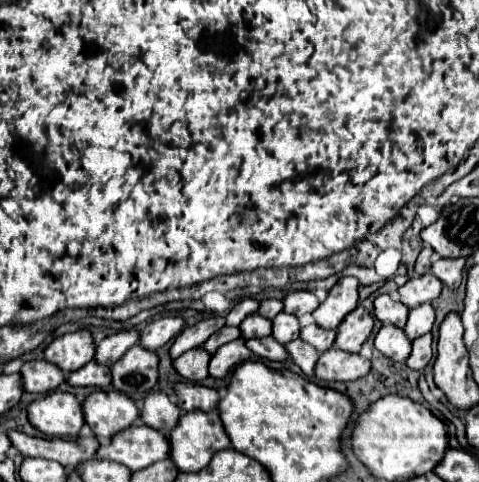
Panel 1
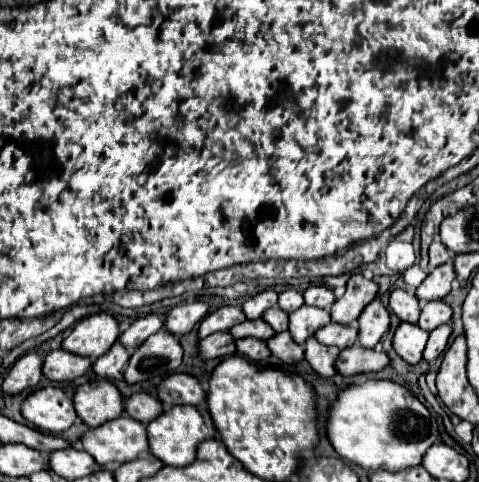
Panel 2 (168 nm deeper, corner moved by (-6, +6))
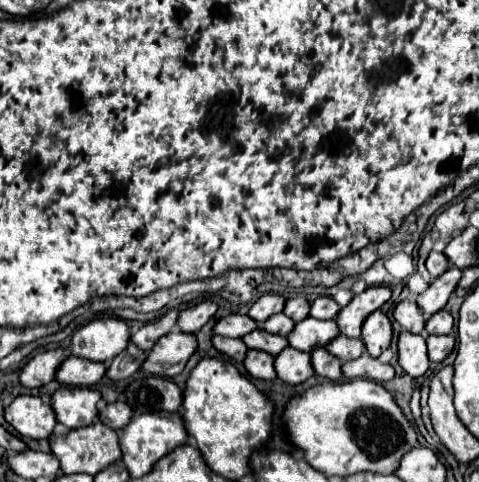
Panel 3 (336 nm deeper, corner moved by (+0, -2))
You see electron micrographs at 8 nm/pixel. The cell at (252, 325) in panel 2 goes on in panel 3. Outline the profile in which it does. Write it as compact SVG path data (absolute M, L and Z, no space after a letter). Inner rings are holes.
M257 328L257 330L249 332L249 334L245 334L241 340L245 342L247 348L263 350L263 352L267 352L267 354L271 354L271 356L277 356L277 354L289 344L287 338L283 338L283 336L275 336L275 334L269 334L269 332L265 332L263 328Z

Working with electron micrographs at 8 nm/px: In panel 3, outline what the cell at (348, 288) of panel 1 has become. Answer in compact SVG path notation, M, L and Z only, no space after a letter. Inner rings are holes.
M371 286L365 288L361 294L355 294L349 306L341 308L341 312L337 314L339 332L349 338L359 338L365 318L371 312L379 310L389 298L391 298L391 290L387 286Z

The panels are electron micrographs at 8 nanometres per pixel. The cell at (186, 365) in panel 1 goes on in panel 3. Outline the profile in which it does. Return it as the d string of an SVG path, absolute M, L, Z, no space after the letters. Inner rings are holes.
M213 336L213 346L215 346L221 354L229 356L229 358L235 360L235 362L243 362L245 352L247 352L247 346L245 346L241 340L237 340L237 338L227 338L227 336Z

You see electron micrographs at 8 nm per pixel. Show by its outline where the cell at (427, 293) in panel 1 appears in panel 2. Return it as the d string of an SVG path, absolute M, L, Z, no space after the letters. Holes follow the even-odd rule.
M447 262L443 266L437 266L417 288L417 298L421 302L431 302L431 300L443 300L451 292L451 282L455 278L455 268L453 262Z

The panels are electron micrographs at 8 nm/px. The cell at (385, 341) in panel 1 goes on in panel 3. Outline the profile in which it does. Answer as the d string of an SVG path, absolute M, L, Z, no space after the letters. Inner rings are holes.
M403 330L397 338L397 350L399 350L399 366L413 378L423 376L429 370L429 358L427 358L427 346L421 334L411 334Z

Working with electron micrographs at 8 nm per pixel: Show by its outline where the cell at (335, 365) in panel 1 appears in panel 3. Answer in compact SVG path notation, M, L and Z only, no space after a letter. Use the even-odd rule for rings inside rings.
M363 352L355 360L345 362L341 370L343 370L343 376L347 380L353 380L353 378L369 378L369 380L375 380L375 382L387 382L395 374L395 370L389 364L381 364L377 358L369 356L367 352Z

